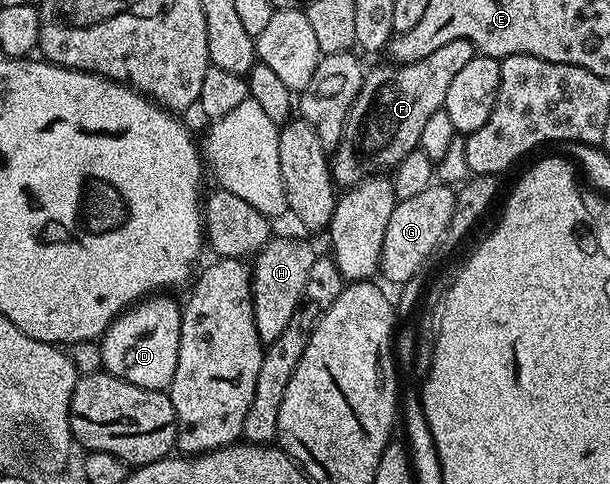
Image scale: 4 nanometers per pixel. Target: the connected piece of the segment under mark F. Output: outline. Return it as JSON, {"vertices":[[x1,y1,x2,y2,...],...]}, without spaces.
{"vertices":[[461,39,448,41,448,45,436,49,436,53,424,57,424,61,374,67,371,71,369,68,360,93,356,93,356,101,350,107,342,139,332,155,335,184,342,189,355,187,370,175,393,172,408,153,419,150,420,133,428,117,443,110,448,85,452,85,456,73,460,73,475,54,474,44]]}

